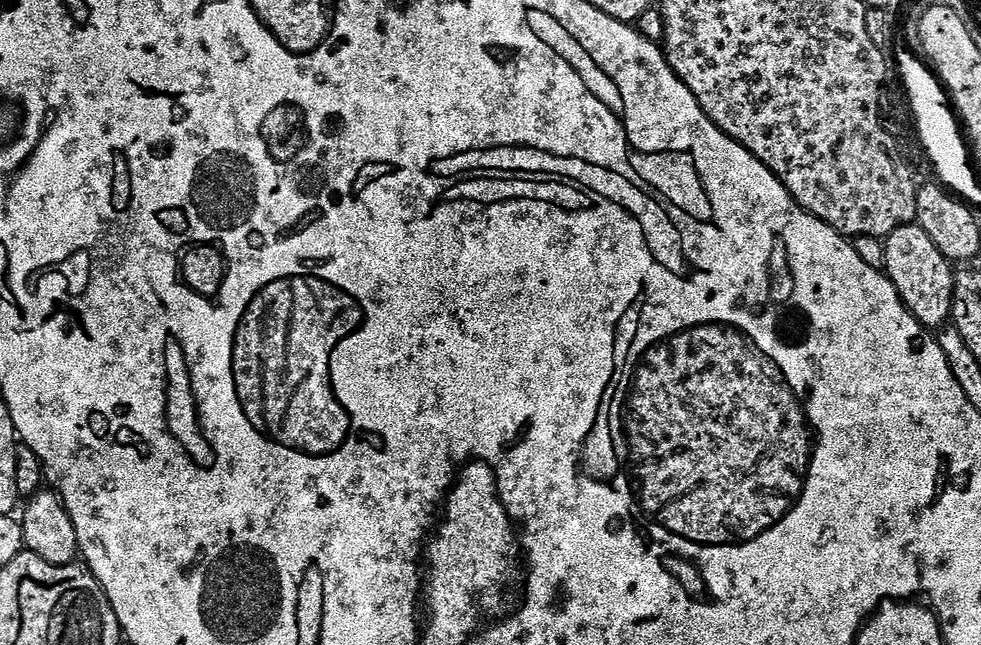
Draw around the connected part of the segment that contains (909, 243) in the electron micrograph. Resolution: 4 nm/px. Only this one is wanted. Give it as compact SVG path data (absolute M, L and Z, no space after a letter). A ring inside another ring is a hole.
M915 222L904 224L886 237L884 250L886 262L883 271L900 296L901 305L908 309L916 323L928 330L947 325L952 315L954 268L942 250L930 242L930 234L926 234L926 230L922 230Z

